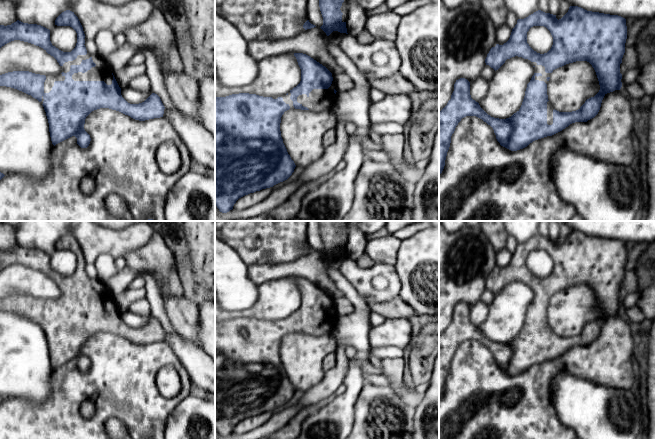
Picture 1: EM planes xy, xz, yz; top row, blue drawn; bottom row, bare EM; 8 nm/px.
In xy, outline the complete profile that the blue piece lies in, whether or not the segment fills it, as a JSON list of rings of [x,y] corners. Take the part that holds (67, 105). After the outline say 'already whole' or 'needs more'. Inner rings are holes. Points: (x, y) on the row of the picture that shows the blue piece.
[[[70,10],[62,12],[56,18],[55,25],[70,26],[76,31],[77,43],[71,52],[63,52],[53,46],[50,41],[50,30],[41,25],[23,23],[19,20],[11,25],[0,25],[0,48],[14,40],[28,42],[43,48],[48,54],[53,56],[62,67],[62,72],[57,75],[45,76],[29,71],[13,71],[0,75],[0,86],[11,87],[22,91],[31,95],[43,105],[49,123],[51,141],[54,146],[72,136],[75,136],[77,138],[77,144],[81,148],[87,148],[90,144],[91,138],[84,129],[85,119],[92,111],[100,108],[116,110],[139,121],[163,117],[165,107],[160,97],[155,93],[152,93],[144,102],[139,104],[130,104],[122,97],[121,88],[119,87],[113,73],[109,71],[106,59],[100,57],[98,54],[90,54],[87,52],[85,47],[87,39],[85,38],[83,27],[74,12]]]; needs more

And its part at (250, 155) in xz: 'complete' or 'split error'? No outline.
split error

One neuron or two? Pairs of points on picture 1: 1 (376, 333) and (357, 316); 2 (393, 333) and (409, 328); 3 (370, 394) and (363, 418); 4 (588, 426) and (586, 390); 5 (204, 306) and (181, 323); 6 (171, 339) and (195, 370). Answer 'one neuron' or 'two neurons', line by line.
1: two neurons
2: one neuron
3: one neuron
4: one neuron
5: two neurons
6: one neuron

